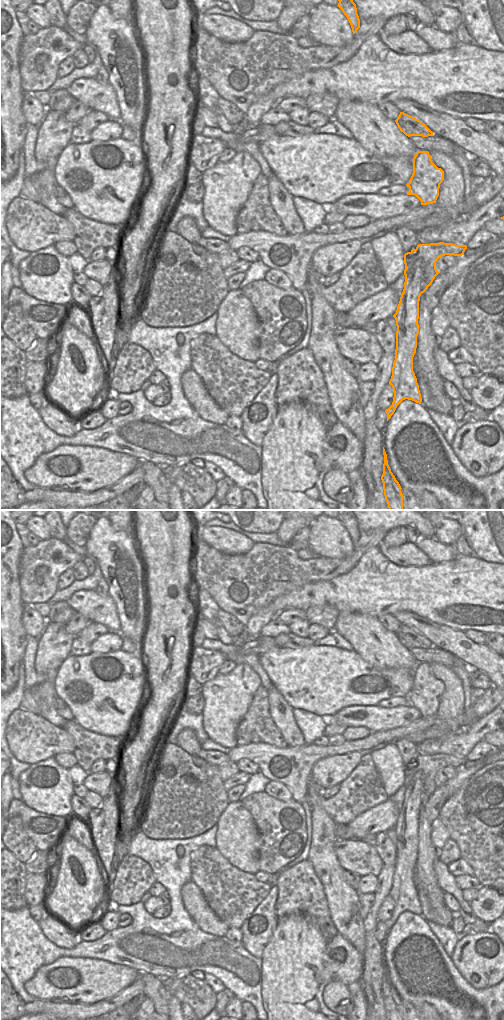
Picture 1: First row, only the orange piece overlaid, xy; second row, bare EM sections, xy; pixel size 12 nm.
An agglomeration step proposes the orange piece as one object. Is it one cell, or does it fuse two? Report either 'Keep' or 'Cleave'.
Cleave.

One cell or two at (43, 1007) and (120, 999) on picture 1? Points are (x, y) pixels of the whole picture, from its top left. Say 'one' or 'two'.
one

